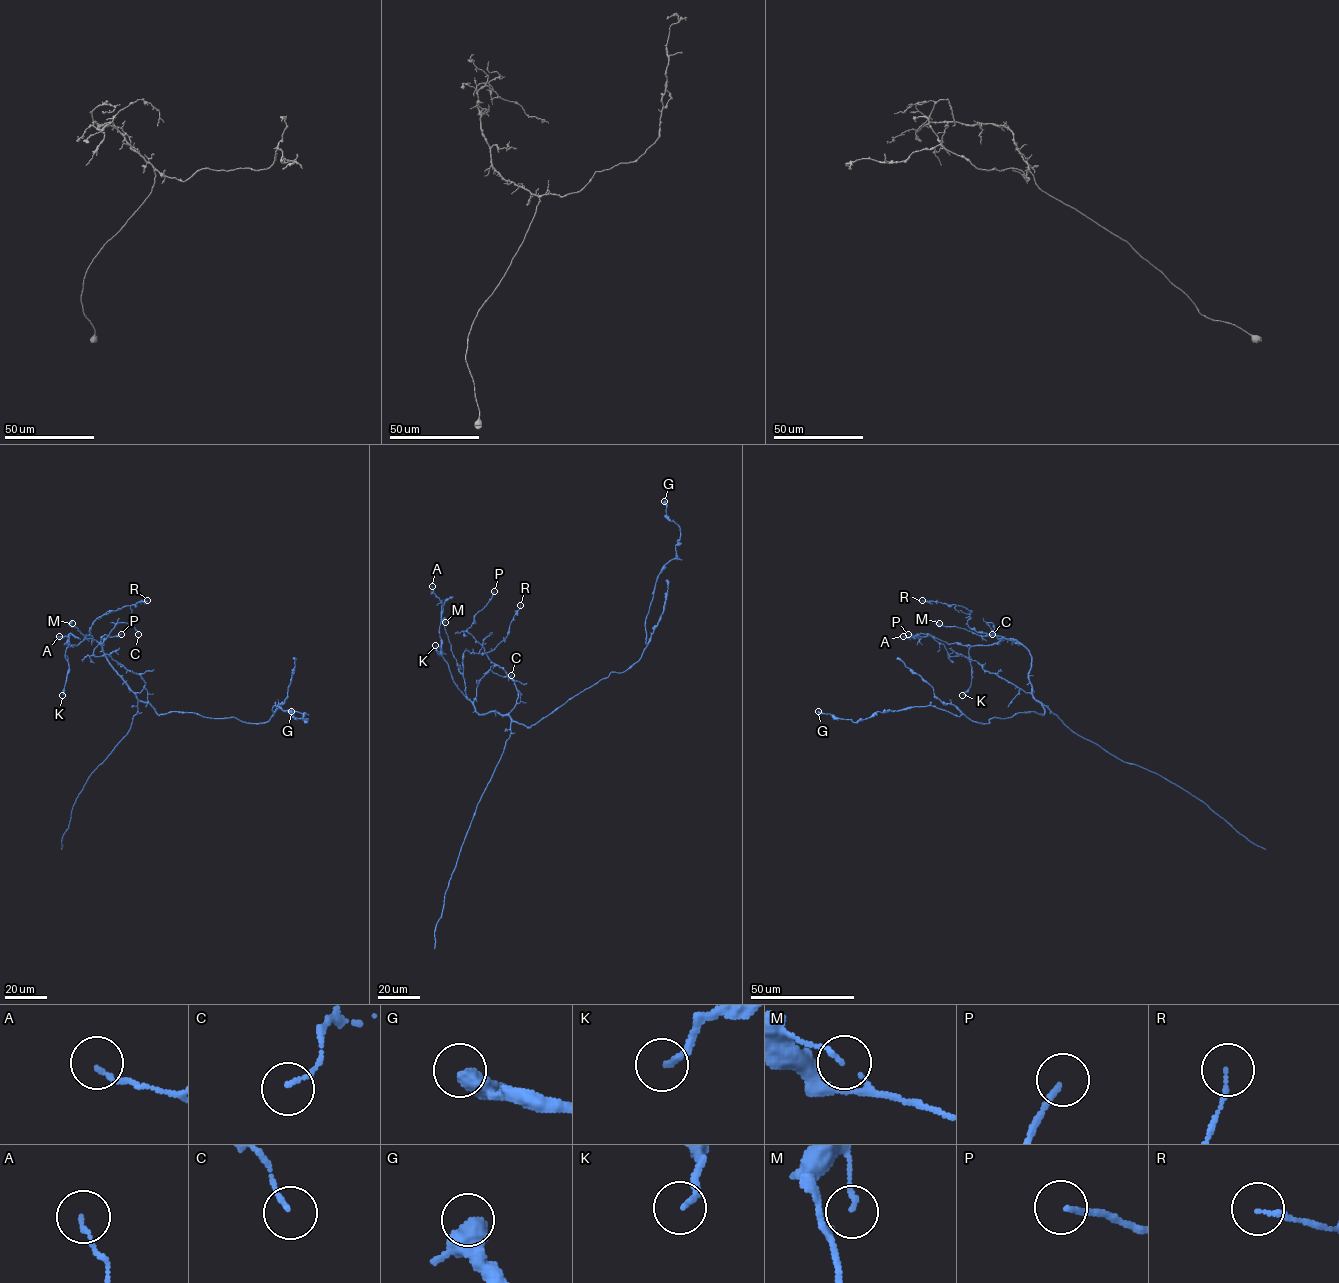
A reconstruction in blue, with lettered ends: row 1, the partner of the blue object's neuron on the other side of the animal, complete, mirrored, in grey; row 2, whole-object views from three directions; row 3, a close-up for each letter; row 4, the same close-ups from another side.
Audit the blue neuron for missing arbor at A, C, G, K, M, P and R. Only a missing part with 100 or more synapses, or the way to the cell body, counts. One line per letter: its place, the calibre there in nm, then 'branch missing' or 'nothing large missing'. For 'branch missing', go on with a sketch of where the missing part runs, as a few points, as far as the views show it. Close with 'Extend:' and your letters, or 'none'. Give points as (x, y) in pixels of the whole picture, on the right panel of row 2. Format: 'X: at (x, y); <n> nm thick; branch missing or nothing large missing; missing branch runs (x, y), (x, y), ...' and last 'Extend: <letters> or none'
A: at (903, 636); 110 nm thick; nothing large missing
C: at (992, 634); 120 nm thick; nothing large missing
G: at (818, 711); 420 nm thick; nothing large missing
K: at (962, 695); 170 nm thick; nothing large missing
M: at (939, 623); 140 nm thick; nothing large missing
P: at (908, 634); 150 nm thick; nothing large missing
R: at (922, 600); 130 nm thick; nothing large missing
Extend: none

